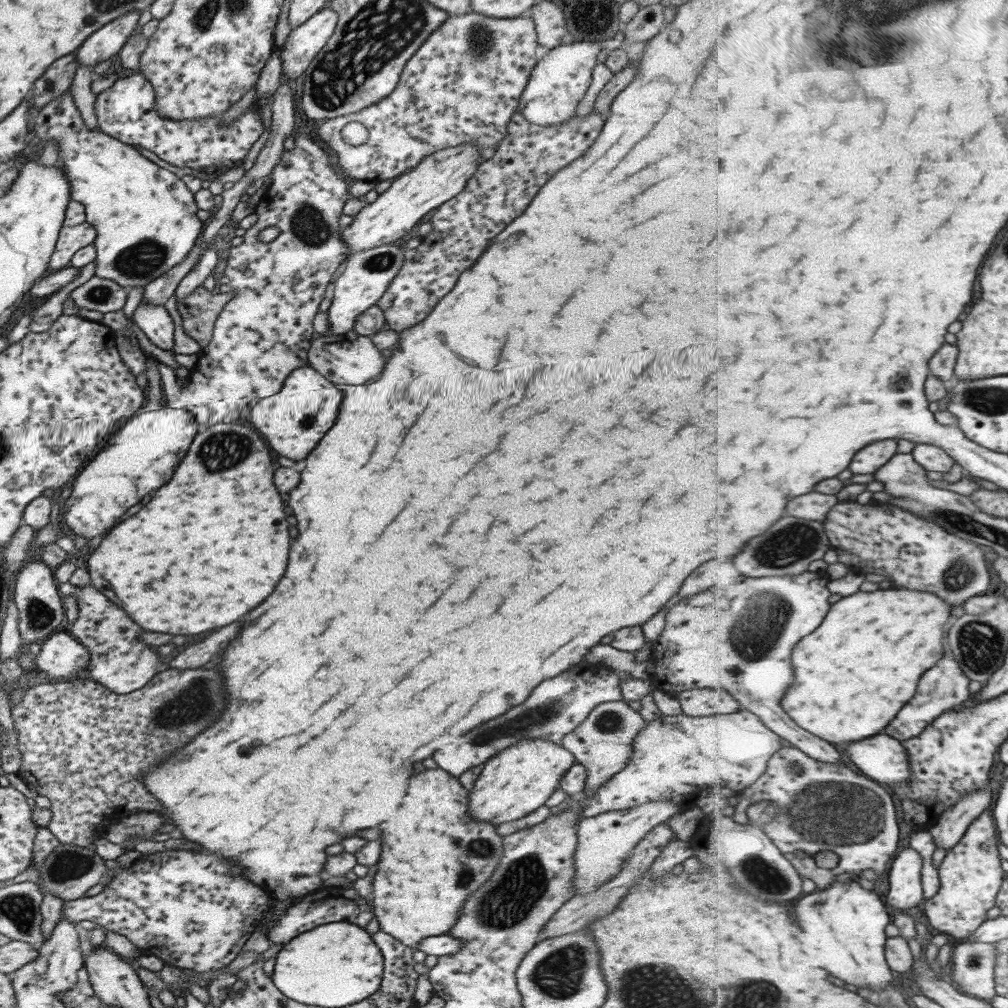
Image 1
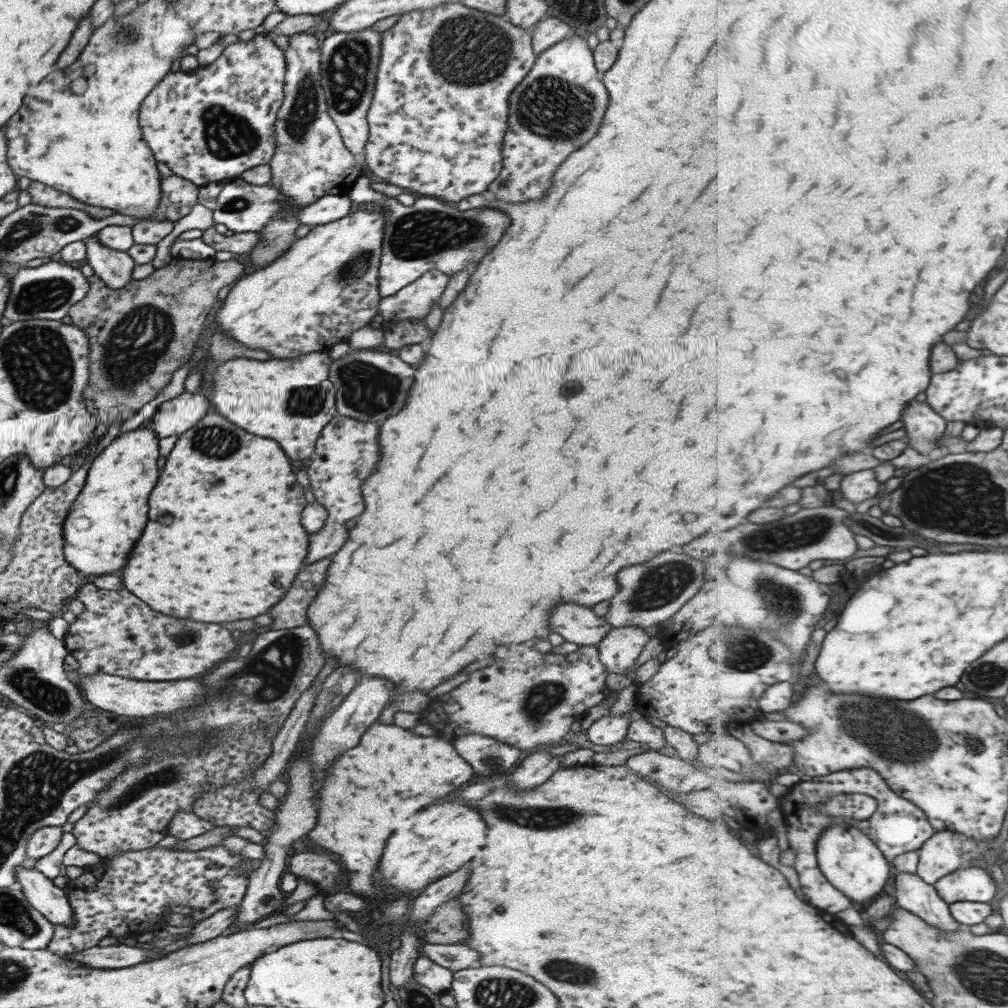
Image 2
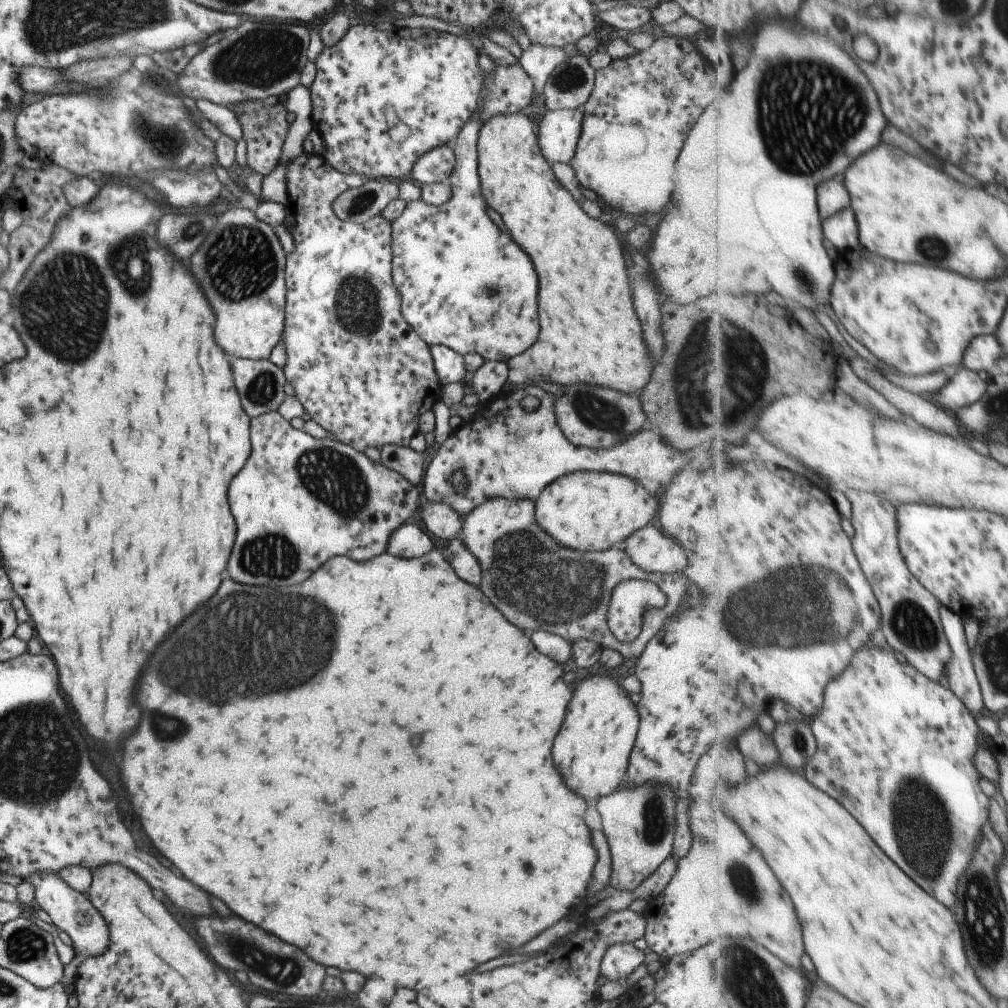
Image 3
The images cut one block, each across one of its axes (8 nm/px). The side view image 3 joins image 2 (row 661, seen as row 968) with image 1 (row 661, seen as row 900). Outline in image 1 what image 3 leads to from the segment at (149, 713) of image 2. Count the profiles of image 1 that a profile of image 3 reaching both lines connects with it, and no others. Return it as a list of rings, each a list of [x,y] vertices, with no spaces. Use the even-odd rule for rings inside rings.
[[[58,629],[41,643],[34,665],[53,678],[74,679],[86,675],[89,668],[90,652],[70,632]]]

